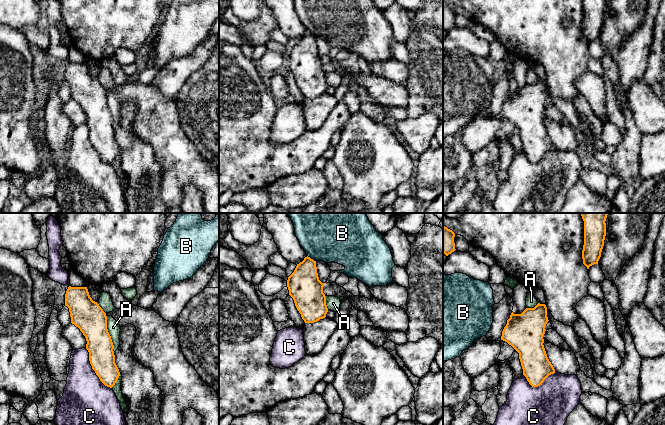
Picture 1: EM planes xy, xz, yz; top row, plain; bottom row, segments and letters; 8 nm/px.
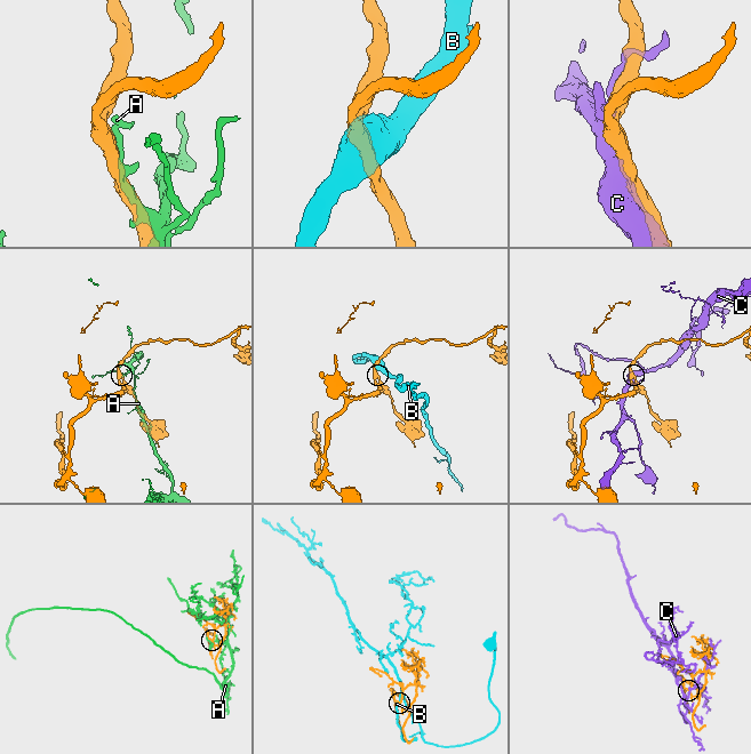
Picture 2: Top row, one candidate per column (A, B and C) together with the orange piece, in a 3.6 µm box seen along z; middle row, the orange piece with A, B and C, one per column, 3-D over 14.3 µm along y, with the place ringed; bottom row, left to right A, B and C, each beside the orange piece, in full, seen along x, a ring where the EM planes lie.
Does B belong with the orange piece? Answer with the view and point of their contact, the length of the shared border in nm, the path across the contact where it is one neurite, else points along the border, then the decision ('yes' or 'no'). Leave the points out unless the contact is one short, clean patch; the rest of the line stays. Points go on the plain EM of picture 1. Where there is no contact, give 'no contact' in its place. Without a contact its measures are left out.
contact xz (310, 34); length 90 nm; yes

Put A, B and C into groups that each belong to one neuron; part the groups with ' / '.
A / B / C

